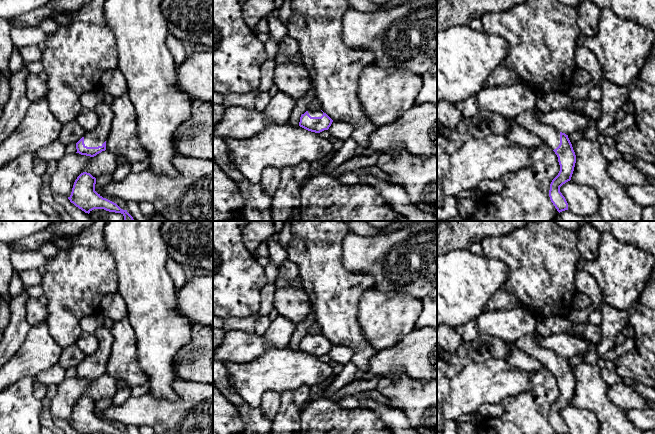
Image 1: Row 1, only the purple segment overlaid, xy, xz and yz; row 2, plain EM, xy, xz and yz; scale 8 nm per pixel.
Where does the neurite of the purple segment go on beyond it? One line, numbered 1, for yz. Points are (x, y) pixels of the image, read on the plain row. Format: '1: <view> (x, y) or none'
1: yz (528, 344)

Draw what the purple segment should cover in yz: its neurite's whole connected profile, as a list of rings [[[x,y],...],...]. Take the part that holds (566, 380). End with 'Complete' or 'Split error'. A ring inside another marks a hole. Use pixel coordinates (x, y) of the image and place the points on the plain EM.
[[[537,333],[526,334],[517,339],[514,344],[520,351],[538,360],[557,379],[560,395],[550,408],[549,421],[557,434],[568,434],[568,427],[560,416],[560,411],[571,404],[576,379],[568,359],[541,347],[537,342],[537,337]]]. Split error

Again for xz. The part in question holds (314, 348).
[[[321,334],[306,335],[300,341],[299,350],[315,357],[328,354],[333,344]]]. Split error

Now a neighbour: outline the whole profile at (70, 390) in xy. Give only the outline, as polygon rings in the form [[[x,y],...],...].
[[[108,374],[94,381],[79,377],[65,378],[57,386],[57,393],[50,401],[50,420],[59,418],[70,421],[74,406],[81,397],[90,397],[95,402],[113,399],[116,387],[117,381]]]

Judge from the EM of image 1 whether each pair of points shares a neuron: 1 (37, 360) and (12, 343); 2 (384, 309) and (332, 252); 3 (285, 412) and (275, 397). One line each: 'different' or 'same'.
1: different
2: different
3: different

